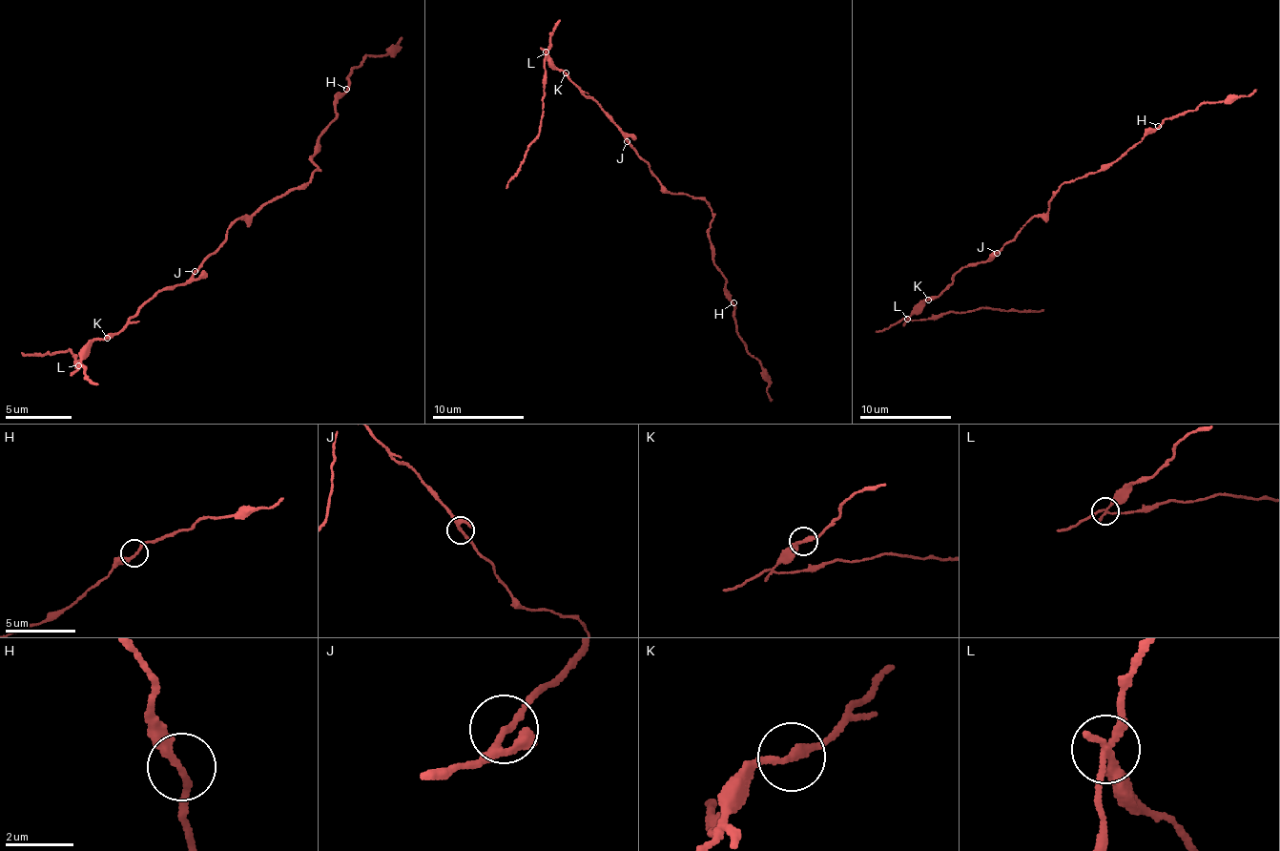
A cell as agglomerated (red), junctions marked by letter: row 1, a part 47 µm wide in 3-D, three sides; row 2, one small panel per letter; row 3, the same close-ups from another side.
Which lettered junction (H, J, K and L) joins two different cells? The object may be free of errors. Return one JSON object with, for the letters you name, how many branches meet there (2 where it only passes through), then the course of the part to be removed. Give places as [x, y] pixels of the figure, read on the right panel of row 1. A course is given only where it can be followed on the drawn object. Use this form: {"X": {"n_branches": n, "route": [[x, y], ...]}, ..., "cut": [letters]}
{"L": {"n_branches": 3, "route": [[907, 320], [937, 320], [948, 312], [992, 308], [1042, 310]]}, "cut": ["L"]}

